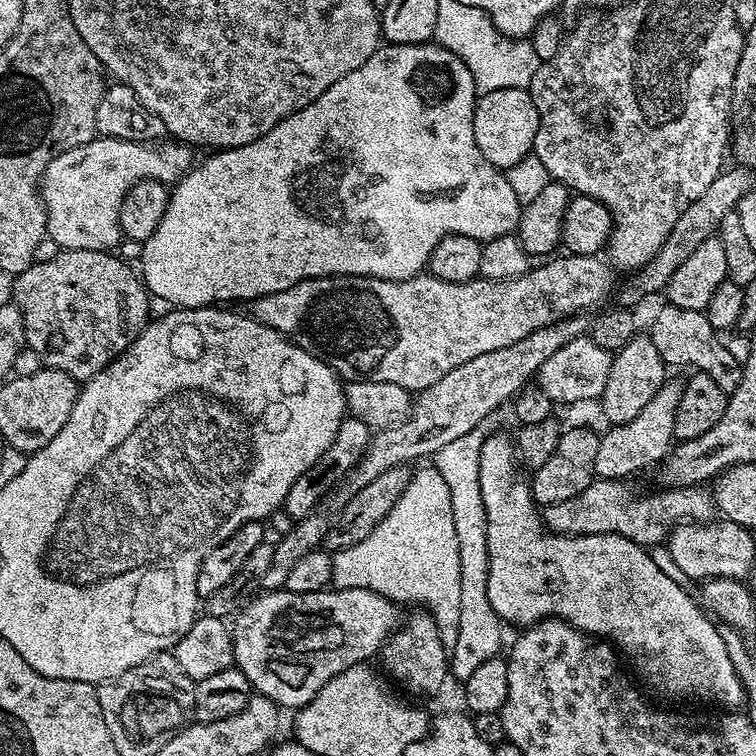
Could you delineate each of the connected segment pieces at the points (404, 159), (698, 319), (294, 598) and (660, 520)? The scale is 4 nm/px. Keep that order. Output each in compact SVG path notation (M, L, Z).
M435 42L411 44L410 46L385 43L377 48L374 54L370 54L370 58L366 58L366 62L362 66L358 66L358 70L350 70L350 74L346 74L346 78L338 78L338 82L334 82L334 86L330 86L330 90L323 92L317 100L310 102L302 110L298 110L294 114L287 116L282 122L278 122L278 126L274 126L269 132L262 134L262 138L258 138L254 142L246 142L246 146L213 151L211 154L208 154L208 157L201 164L200 161L193 163L192 169L181 180L177 180L171 189L168 205L166 206L166 214L162 214L162 222L158 222L158 230L154 230L154 234L150 234L150 238L143 241L144 252L140 255L138 268L142 273L144 287L148 289L155 299L157 296L158 299L165 300L168 306L175 306L176 308L224 306L232 302L228 300L251 302L266 294L278 294L298 282L309 280L315 276L373 276L383 280L414 278L427 269L430 254L434 250L434 246L438 246L438 242L442 242L442 238L447 236L465 236L466 238L487 242L495 238L495 236L513 235L520 226L520 209L522 205L520 199L514 194L513 188L510 187L507 175L490 162L486 162L486 158L482 158L482 150L478 150L478 146L474 142L474 110L477 106L478 93L475 88L474 78L471 77L466 62L454 55L450 49L442 48Z
M664 306L652 324L650 335L654 346L658 346L658 354L662 354L665 365L693 364L696 372L705 372L714 378L722 391L729 394L738 386L742 378L742 365L735 361L727 343L722 342L716 329L710 326L704 312Z
M338 588L314 594L294 594L287 590L264 590L248 601L231 625L234 664L250 681L259 695L270 698L281 710L305 708L342 670L371 661L397 627L397 605L370 590Z
M594 478L582 494L574 494L574 498L566 498L566 502L543 505L545 529L558 536L593 536L613 532L651 549L652 544L663 545L678 525L688 521L708 522L717 515L716 504L707 487L661 487L660 492L635 492L628 484L631 483L624 480Z

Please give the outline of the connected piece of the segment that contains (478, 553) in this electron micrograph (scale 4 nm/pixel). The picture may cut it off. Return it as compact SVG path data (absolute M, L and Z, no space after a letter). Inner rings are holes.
M475 428L470 434L462 434L456 441L442 446L432 457L432 466L438 470L450 489L451 510L454 530L457 531L459 574L461 575L461 621L458 628L457 645L449 655L448 665L451 677L458 682L470 678L483 662L501 653L502 624L490 606L486 594L489 577L488 547L486 546L485 507L482 506L480 484L481 448L485 431Z

